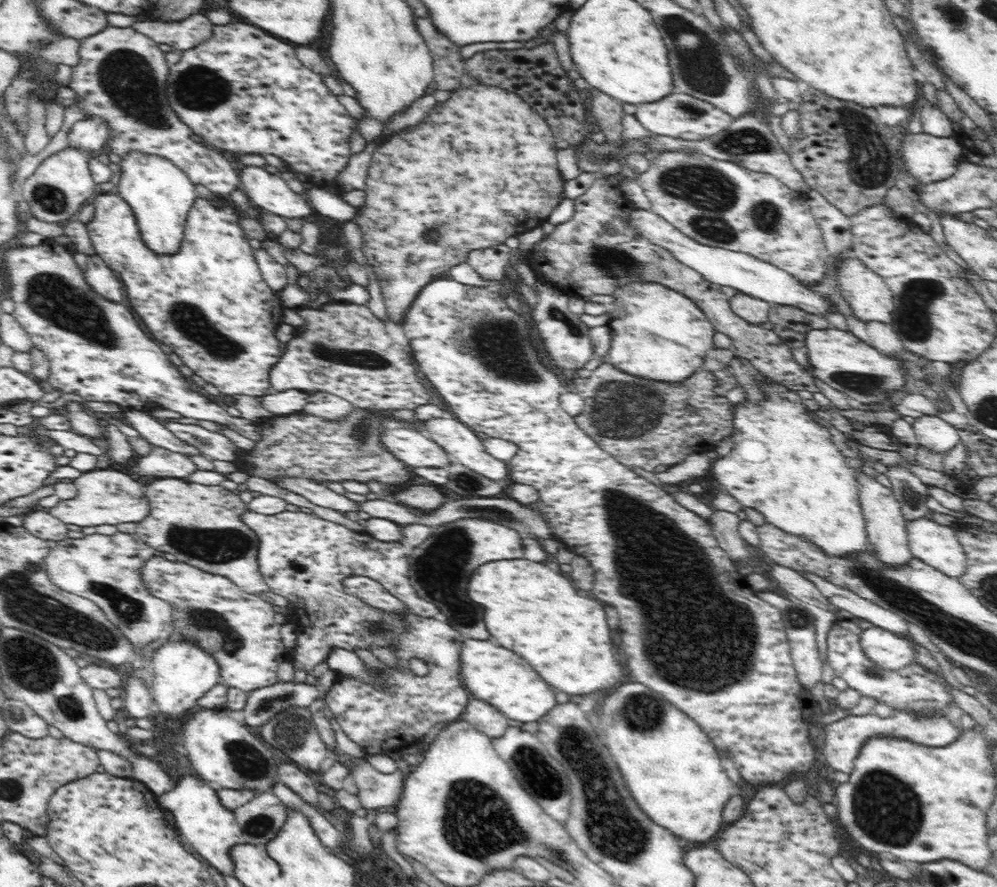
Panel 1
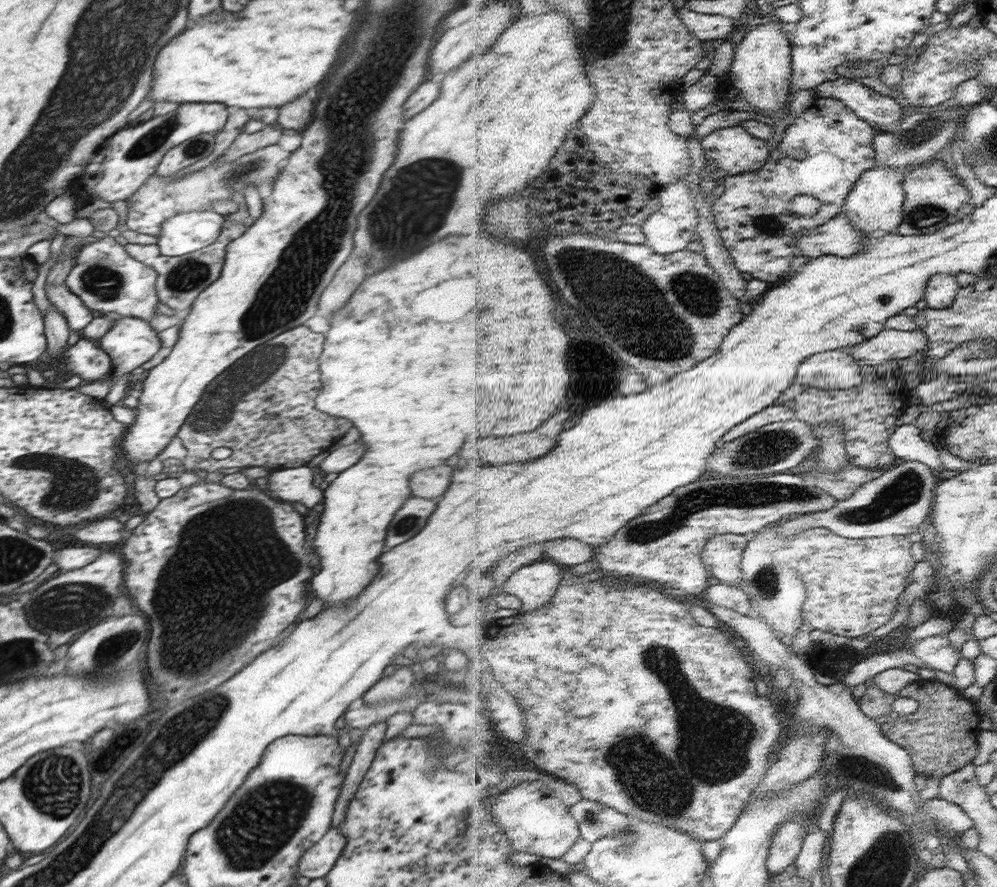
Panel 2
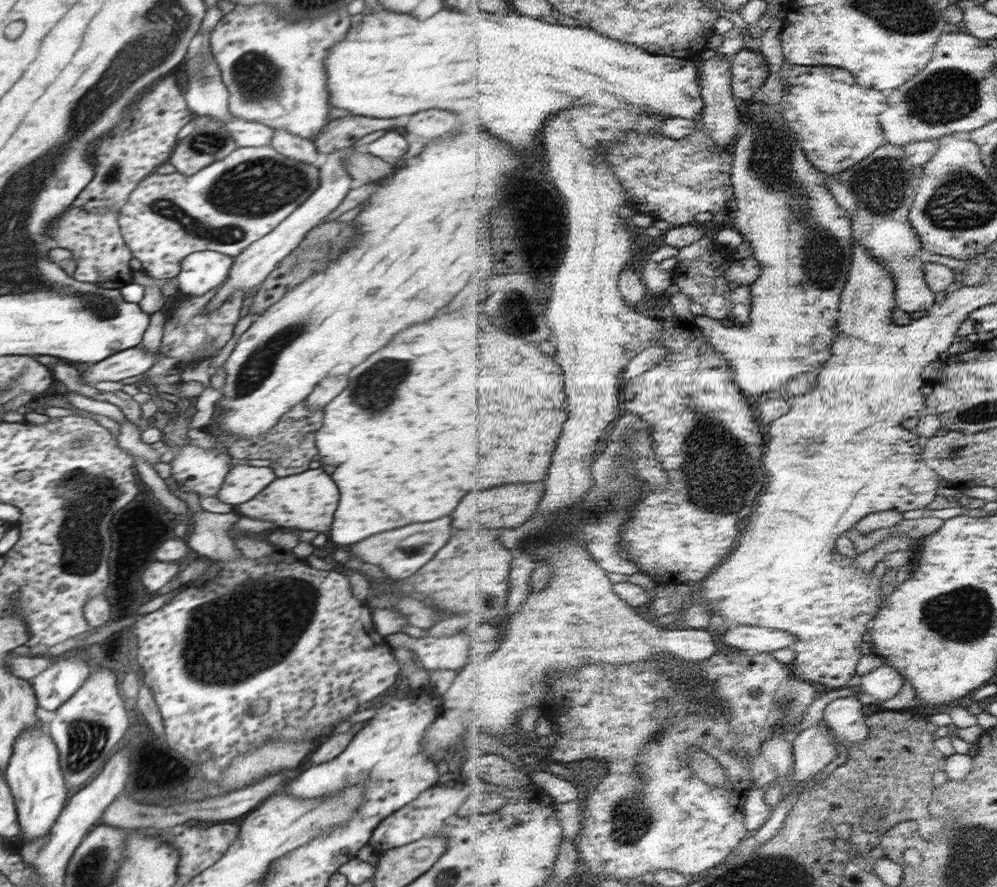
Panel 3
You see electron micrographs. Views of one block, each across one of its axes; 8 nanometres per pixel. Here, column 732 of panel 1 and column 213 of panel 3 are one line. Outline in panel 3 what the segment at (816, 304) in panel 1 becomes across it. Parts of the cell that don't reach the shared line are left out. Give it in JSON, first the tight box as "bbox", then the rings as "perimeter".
{"bbox":[175,250,235,296],"perimeter":[[[212,250],[192,252],[181,262],[180,272],[175,277],[176,286],[183,294],[202,296],[220,286],[227,278],[235,257]]]}

